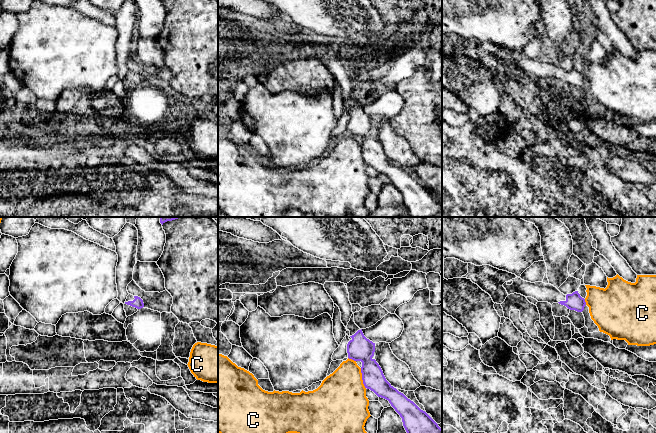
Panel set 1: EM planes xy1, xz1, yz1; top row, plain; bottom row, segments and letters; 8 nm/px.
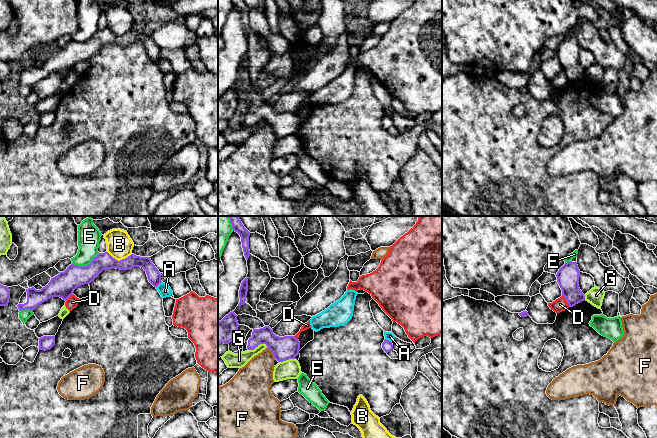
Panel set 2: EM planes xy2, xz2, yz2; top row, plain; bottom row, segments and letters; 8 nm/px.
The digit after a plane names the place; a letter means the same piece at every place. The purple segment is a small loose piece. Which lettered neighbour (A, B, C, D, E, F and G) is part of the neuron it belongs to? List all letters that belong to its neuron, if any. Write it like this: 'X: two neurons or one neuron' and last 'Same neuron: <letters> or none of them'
A: two neurons
B: two neurons
C: two neurons
D: two neurons
E: two neurons
F: two neurons
G: two neurons
Same neuron: none of them

